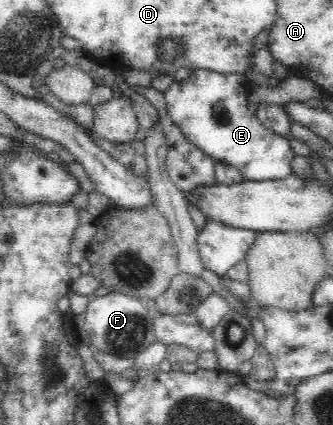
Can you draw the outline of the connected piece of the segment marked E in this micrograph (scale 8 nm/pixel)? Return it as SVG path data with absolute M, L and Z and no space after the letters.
M193 69L189 77L179 82L171 82L167 90L162 91L166 112L171 121L181 129L184 137L199 147L213 160L230 164L241 172L246 180L268 181L287 178L293 174L291 160L296 154L291 148L289 138L283 137L266 128L257 119L255 112L247 109L247 86L244 74L221 74L213 70Z

